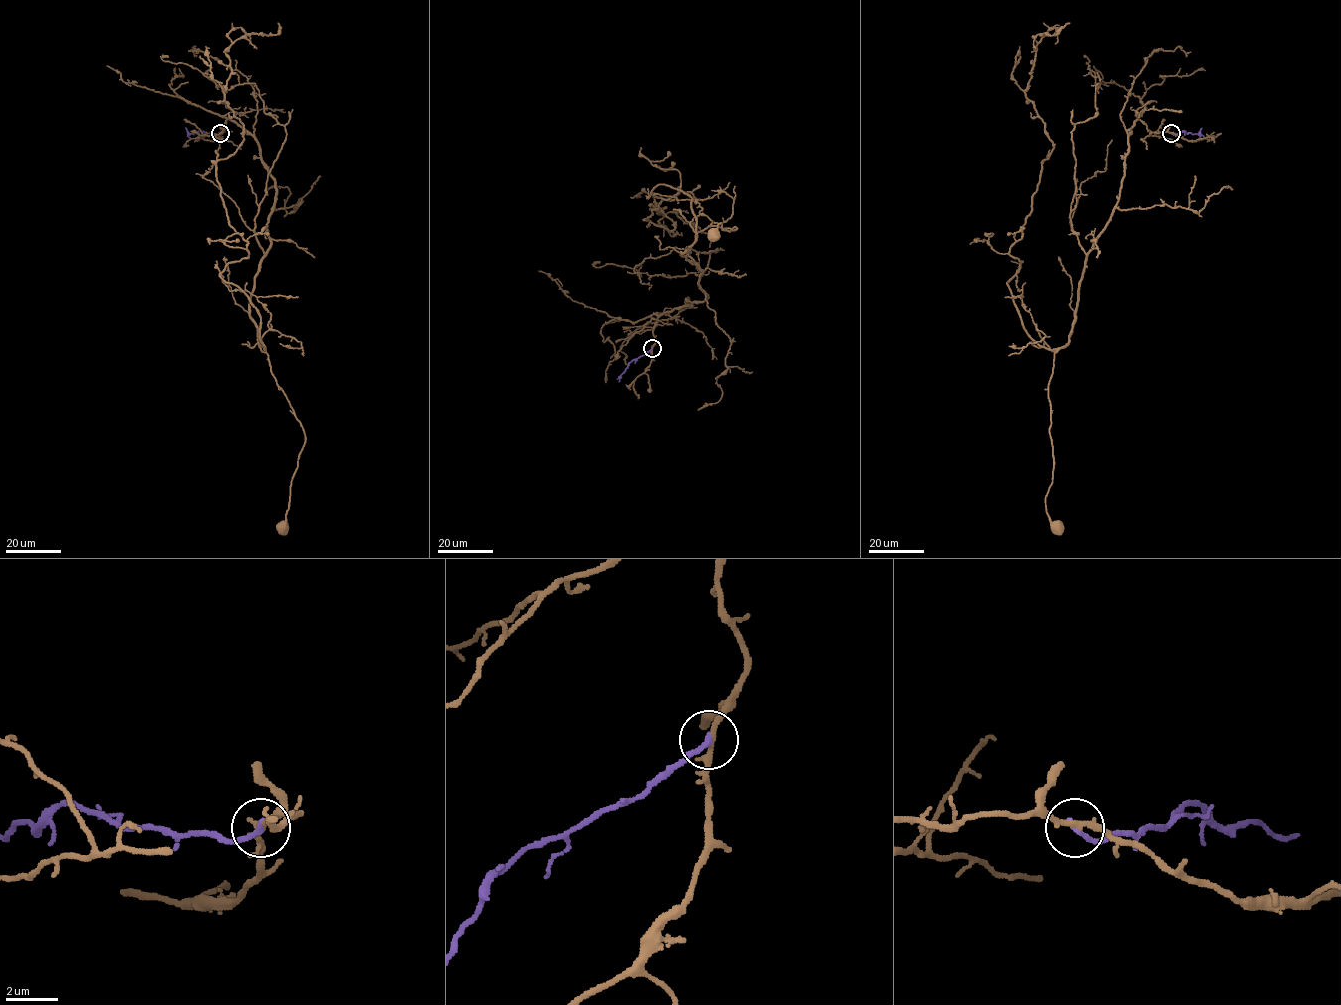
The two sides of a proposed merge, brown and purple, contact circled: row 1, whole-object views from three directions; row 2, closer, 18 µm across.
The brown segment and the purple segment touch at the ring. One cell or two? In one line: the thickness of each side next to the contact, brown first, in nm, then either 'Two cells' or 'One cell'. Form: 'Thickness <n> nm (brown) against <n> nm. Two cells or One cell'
Thickness 240 nm (brown) against 240 nm. Two cells

